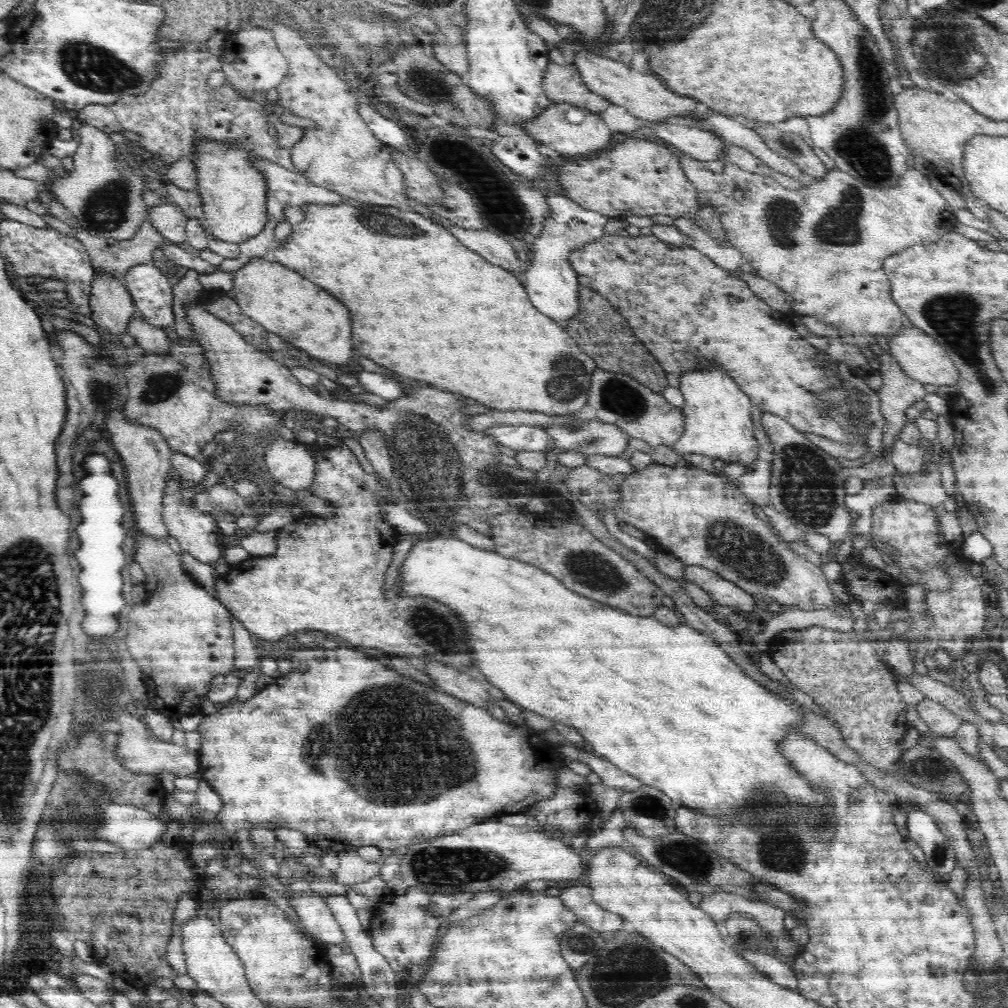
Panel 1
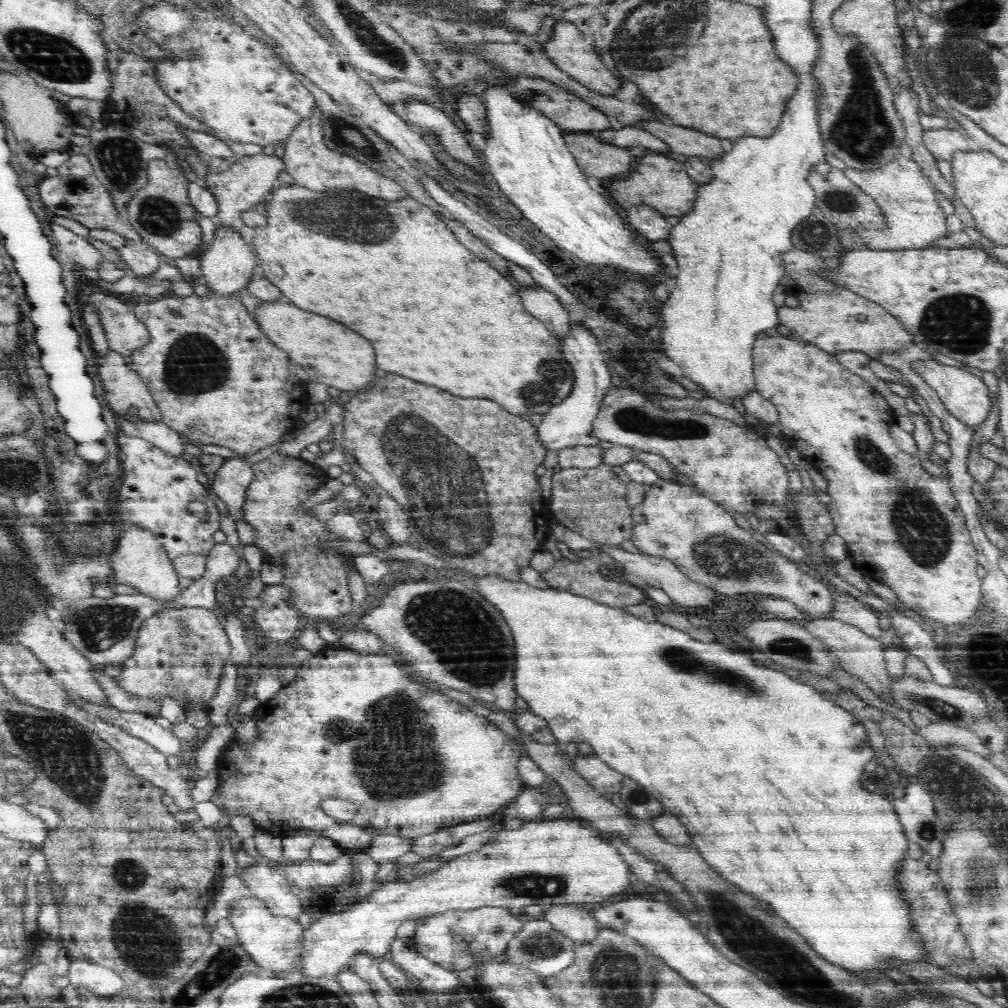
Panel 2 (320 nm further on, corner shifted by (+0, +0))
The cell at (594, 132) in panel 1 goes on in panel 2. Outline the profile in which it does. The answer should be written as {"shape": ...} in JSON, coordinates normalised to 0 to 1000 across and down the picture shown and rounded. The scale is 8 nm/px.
{"shape":[[[561,130],[563,134],[560,137],[563,146],[567,155],[571,158],[575,170],[584,173],[589,177],[599,179],[607,176],[615,176],[615,173],[622,173],[626,169],[626,162],[629,157],[625,154],[624,148],[617,145],[609,145],[606,142],[595,141],[589,131],[578,130]]]}

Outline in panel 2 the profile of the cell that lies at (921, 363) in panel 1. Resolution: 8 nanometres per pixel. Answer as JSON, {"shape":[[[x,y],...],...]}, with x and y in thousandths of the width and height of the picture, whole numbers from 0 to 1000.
{"shape":[[[926,355],[907,357],[905,366],[929,388],[938,407],[952,419],[964,424],[974,421],[980,415],[980,411],[984,407],[984,395],[982,387],[974,375],[954,366],[954,364],[937,362]]]}

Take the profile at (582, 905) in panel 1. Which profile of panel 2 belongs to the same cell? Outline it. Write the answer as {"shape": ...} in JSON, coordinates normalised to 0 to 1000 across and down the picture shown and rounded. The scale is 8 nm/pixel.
{"shape":[[[575,897],[546,899],[540,911],[571,938],[586,934],[596,921],[589,908]]]}

